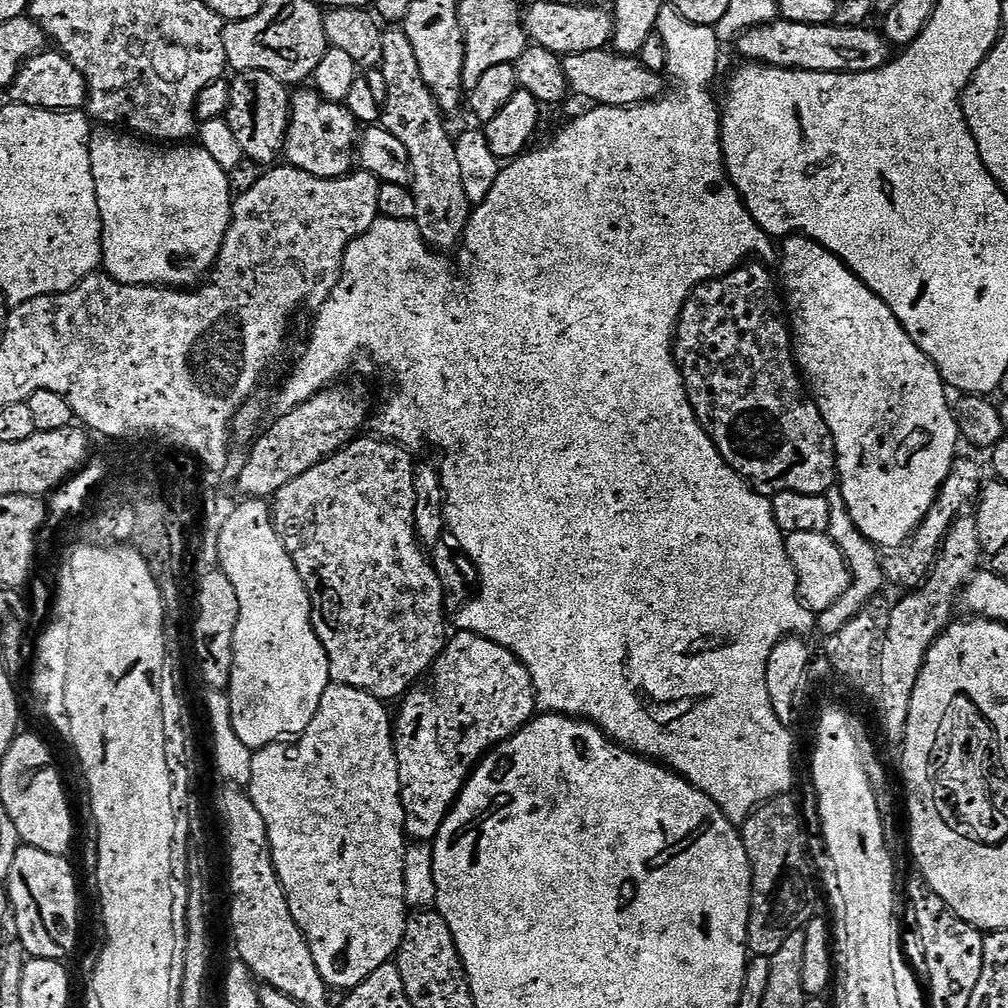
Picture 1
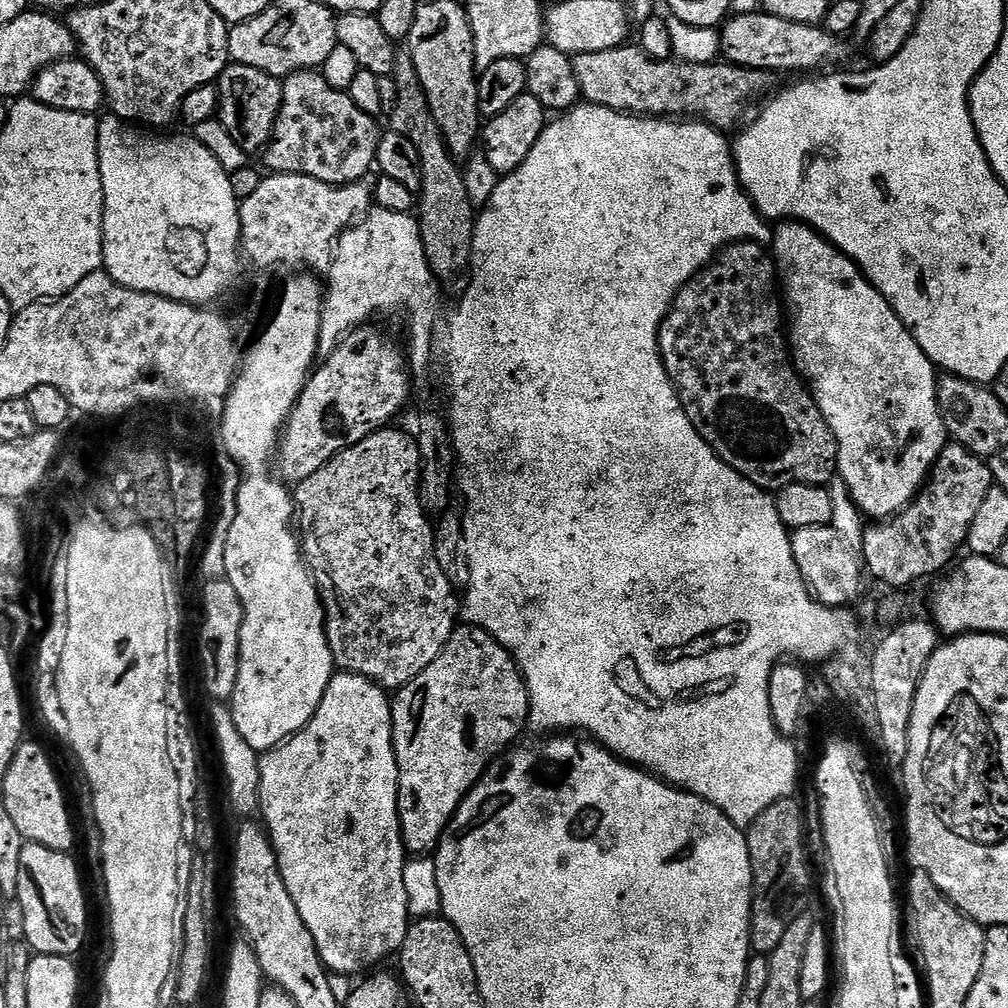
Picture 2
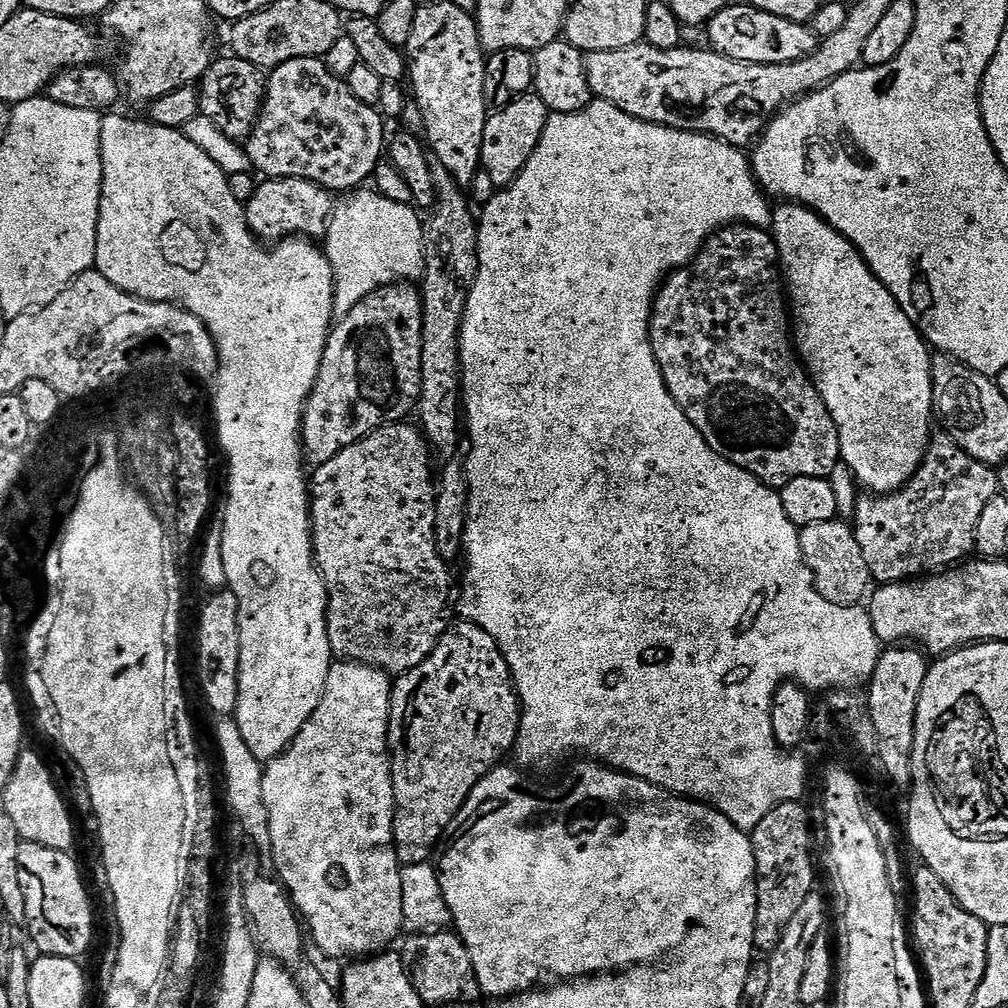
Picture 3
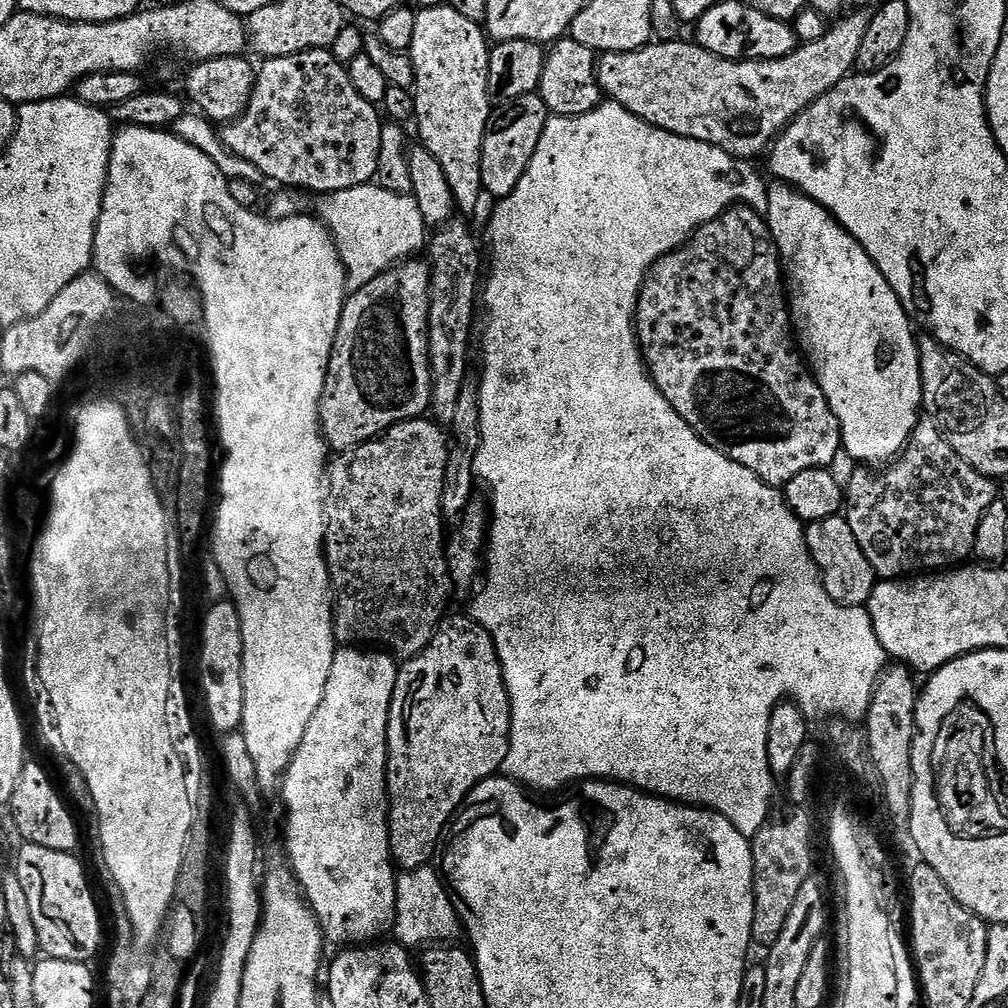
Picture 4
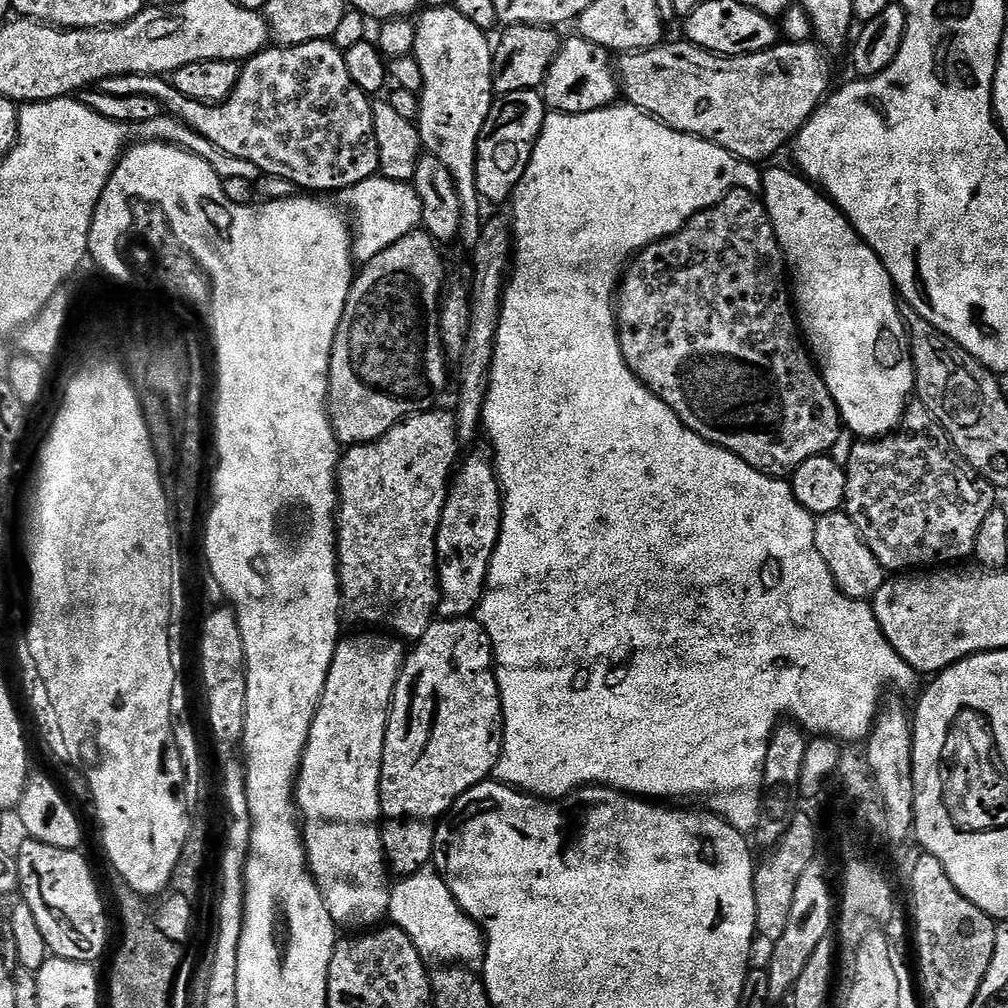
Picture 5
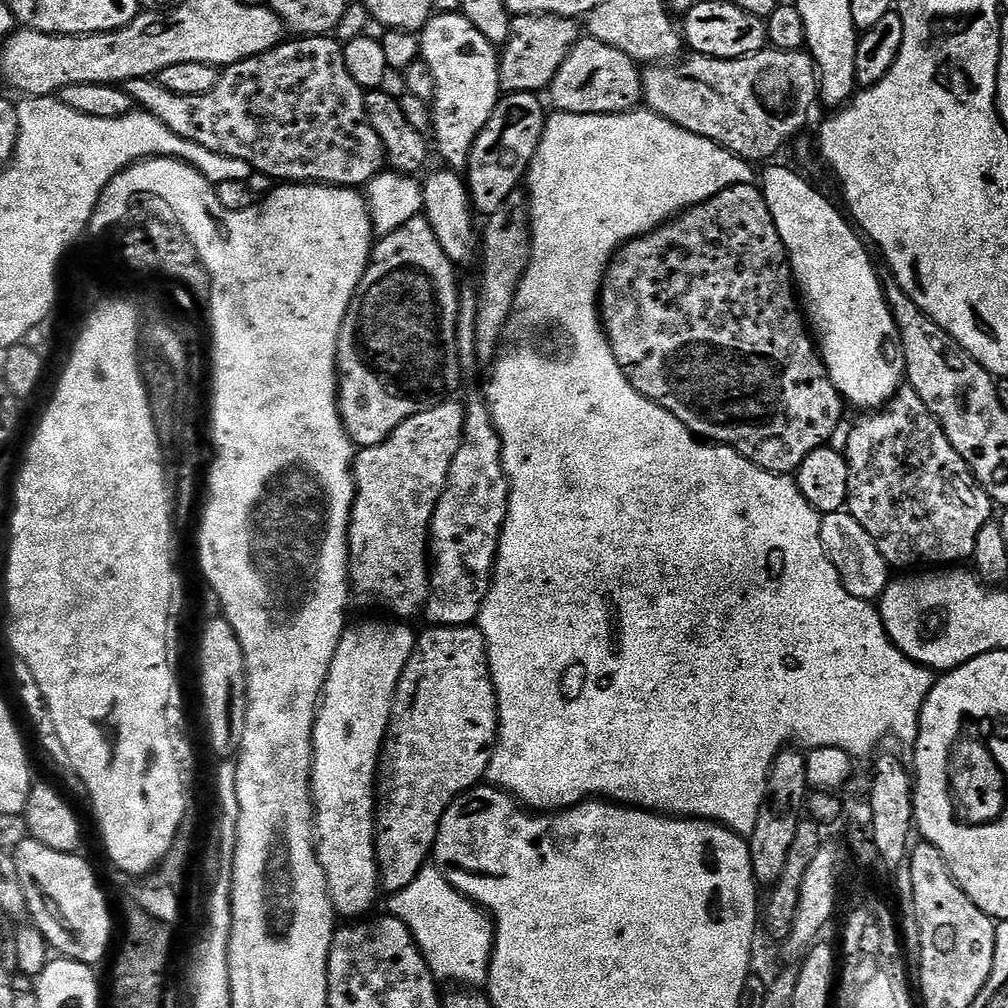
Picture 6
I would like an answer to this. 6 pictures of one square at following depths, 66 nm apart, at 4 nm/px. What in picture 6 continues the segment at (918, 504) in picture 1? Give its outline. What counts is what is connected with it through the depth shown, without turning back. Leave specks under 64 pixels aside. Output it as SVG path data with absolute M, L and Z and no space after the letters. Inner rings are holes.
M775 164L768 166L773 168L766 169L761 180L759 177L758 187L766 198L770 218L774 218L774 226L778 226L778 234L788 252L788 263L792 266L802 311L826 370L834 386L851 407L853 404L856 408L864 408L860 410L883 409L900 391L905 383L906 373L900 327L896 325L892 311L888 309L881 273L876 273L876 268L864 249L865 241L846 219L845 213L839 207L836 209L806 177L799 176L794 169L787 168L784 164Z

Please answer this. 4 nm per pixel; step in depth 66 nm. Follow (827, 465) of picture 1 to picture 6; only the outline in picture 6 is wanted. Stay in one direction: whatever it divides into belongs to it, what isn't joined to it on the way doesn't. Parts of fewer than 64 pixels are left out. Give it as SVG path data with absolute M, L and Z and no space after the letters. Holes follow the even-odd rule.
M755 183L730 186L722 190L722 194L686 209L679 216L673 216L667 224L624 245L613 256L612 263L604 274L604 283L600 286L599 305L600 318L604 321L604 332L608 335L610 350L622 374L626 374L630 386L634 386L638 394L674 414L674 418L685 424L693 436L733 448L737 454L745 456L749 462L765 468L768 472L795 473L806 458L806 454L825 447L838 422L845 419L846 401L834 386L817 345L810 335L802 304L794 287L788 252L778 234L778 226L774 226L774 218L770 218L766 198Z

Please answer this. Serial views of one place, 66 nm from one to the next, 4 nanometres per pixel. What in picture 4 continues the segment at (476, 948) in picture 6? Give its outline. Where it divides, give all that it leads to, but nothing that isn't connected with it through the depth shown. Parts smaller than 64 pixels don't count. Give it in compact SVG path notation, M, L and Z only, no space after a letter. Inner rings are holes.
M425 866L404 870L396 878L396 922L394 932L405 945L424 944L433 942L448 942L452 935L462 928L462 920L458 915L457 905L446 887L439 871L435 867Z

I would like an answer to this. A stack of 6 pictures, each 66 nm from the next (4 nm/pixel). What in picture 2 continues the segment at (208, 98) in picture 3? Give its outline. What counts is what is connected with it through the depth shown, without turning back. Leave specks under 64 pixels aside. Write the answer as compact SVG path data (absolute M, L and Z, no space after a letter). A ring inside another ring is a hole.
M229 63L218 81L220 90L220 106L218 119L222 126L250 154L263 153L272 140L272 131L282 106L284 85L279 79L262 70L254 70L254 66L242 66Z

